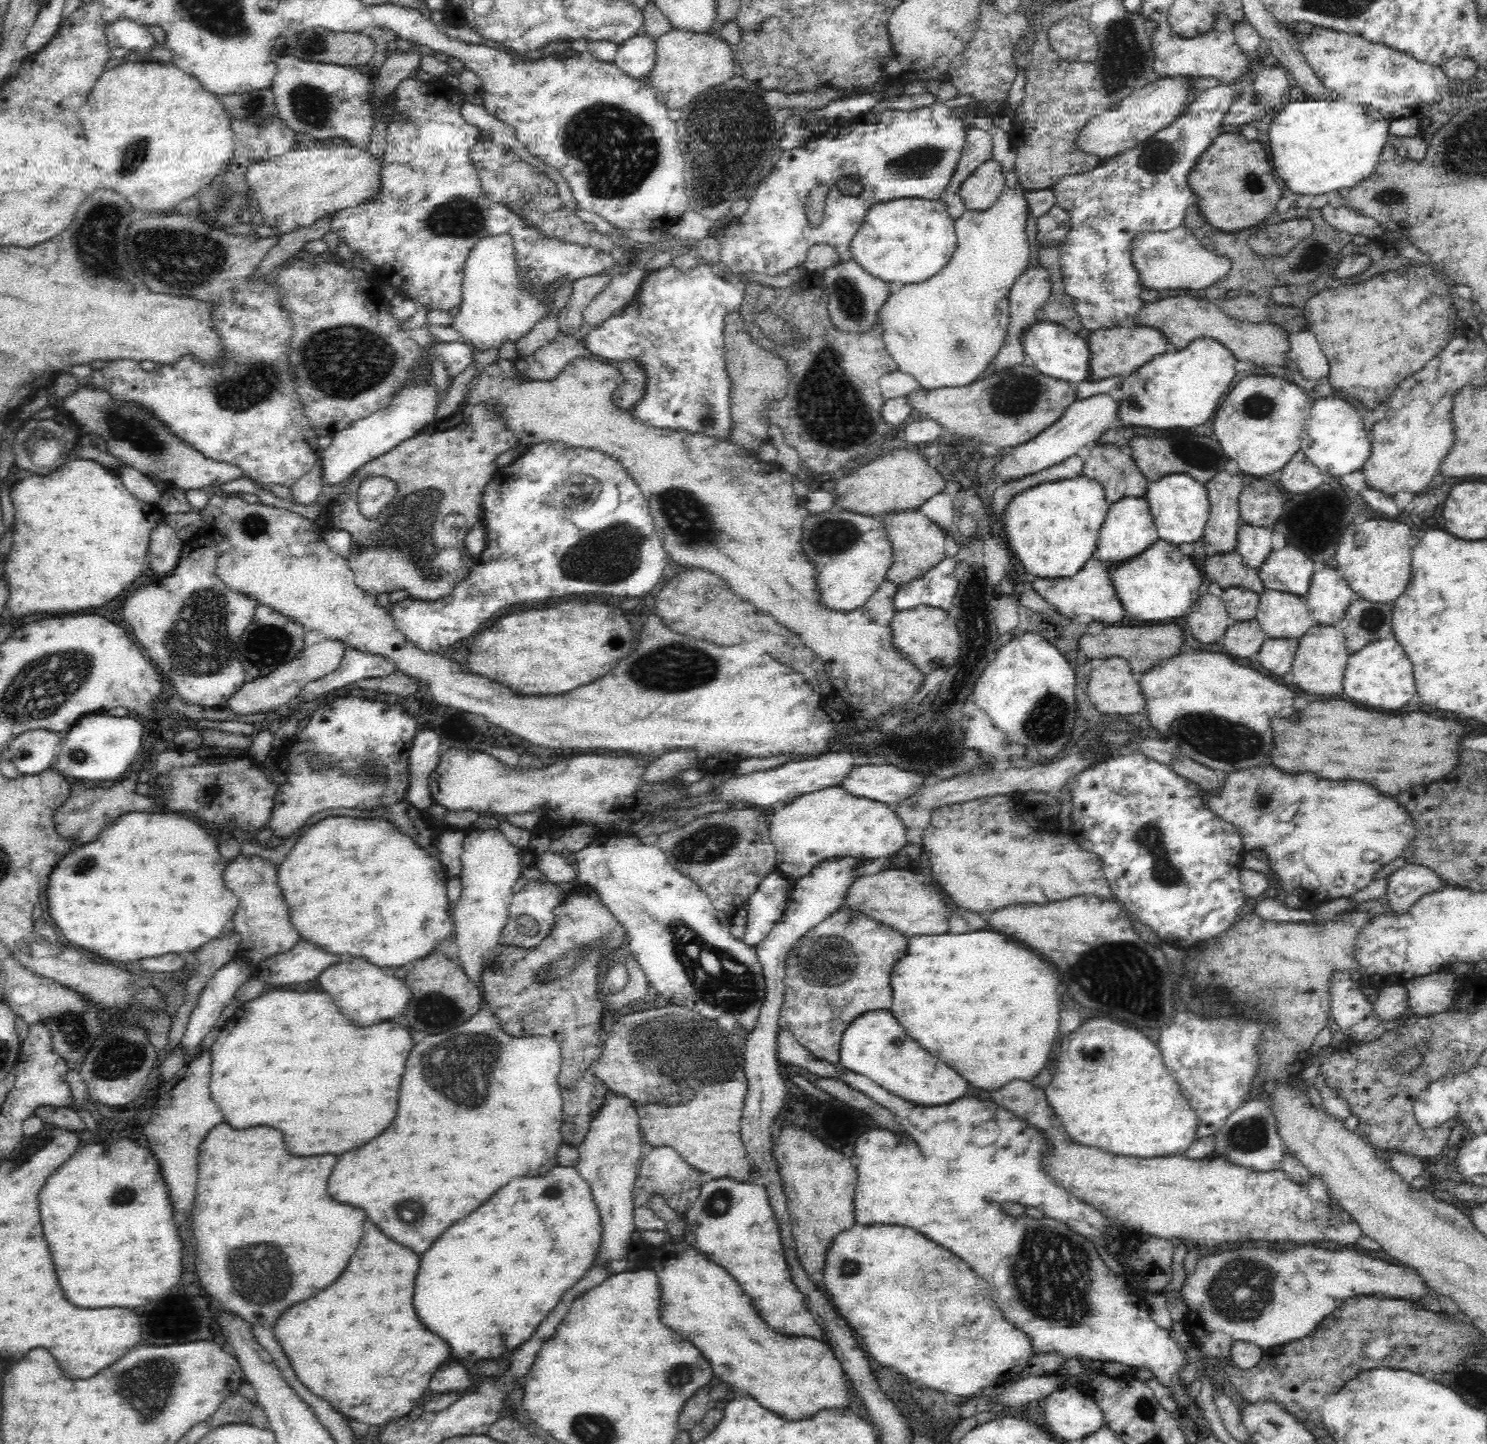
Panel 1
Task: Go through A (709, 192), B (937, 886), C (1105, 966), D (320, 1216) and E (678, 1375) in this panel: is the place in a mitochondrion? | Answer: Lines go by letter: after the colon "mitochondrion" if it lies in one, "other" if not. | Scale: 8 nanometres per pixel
A: mitochondrion
B: other
C: mitochondrion
D: other
E: mitochondrion

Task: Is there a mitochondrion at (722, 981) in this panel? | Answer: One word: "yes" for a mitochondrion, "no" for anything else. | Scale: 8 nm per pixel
yes

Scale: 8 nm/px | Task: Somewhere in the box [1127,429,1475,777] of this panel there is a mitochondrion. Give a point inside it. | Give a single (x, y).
(1219, 740)

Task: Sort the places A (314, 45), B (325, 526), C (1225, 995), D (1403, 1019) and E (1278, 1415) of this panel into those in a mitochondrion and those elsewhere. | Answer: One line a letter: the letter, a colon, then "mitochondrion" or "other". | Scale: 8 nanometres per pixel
A: mitochondrion
B: other
C: mitochondrion
D: other
E: other

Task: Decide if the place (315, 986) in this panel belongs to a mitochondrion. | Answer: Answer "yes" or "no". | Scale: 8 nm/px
no

